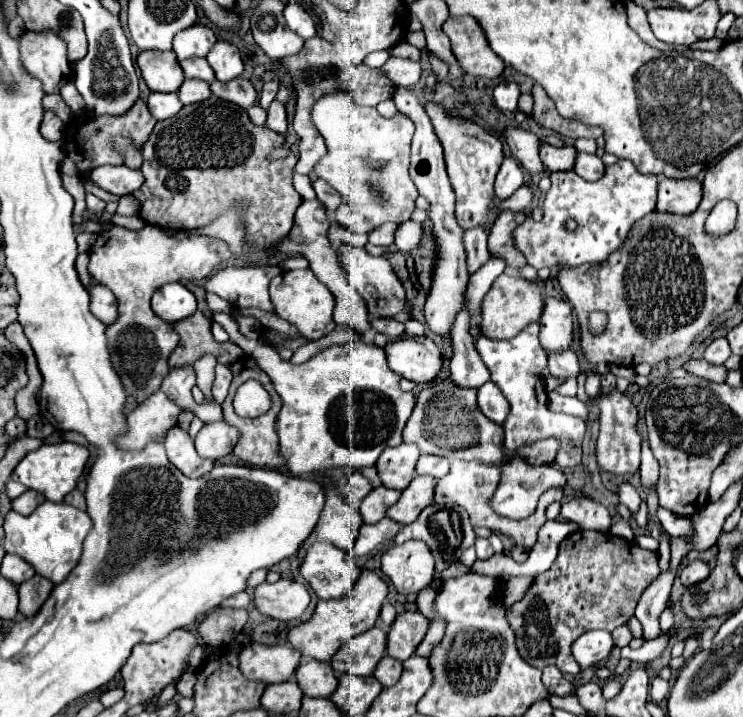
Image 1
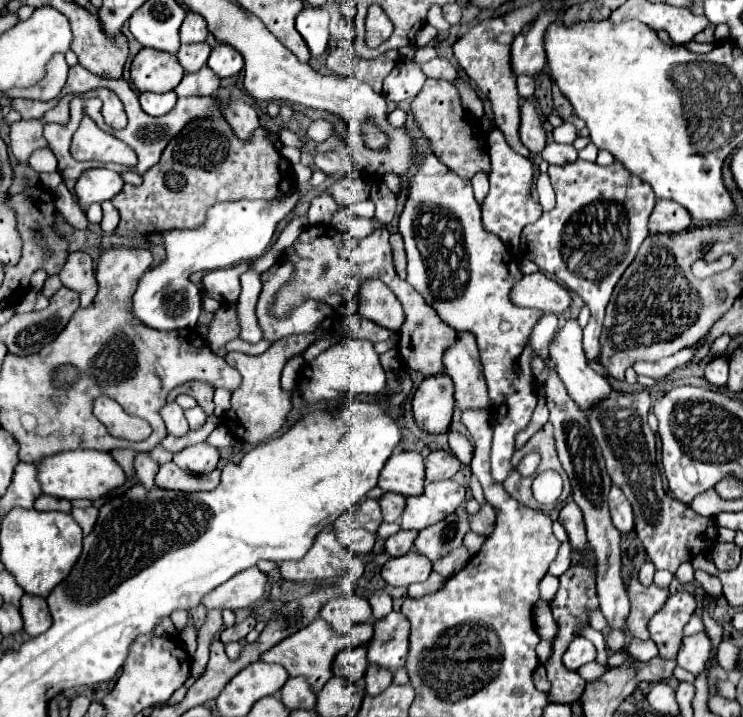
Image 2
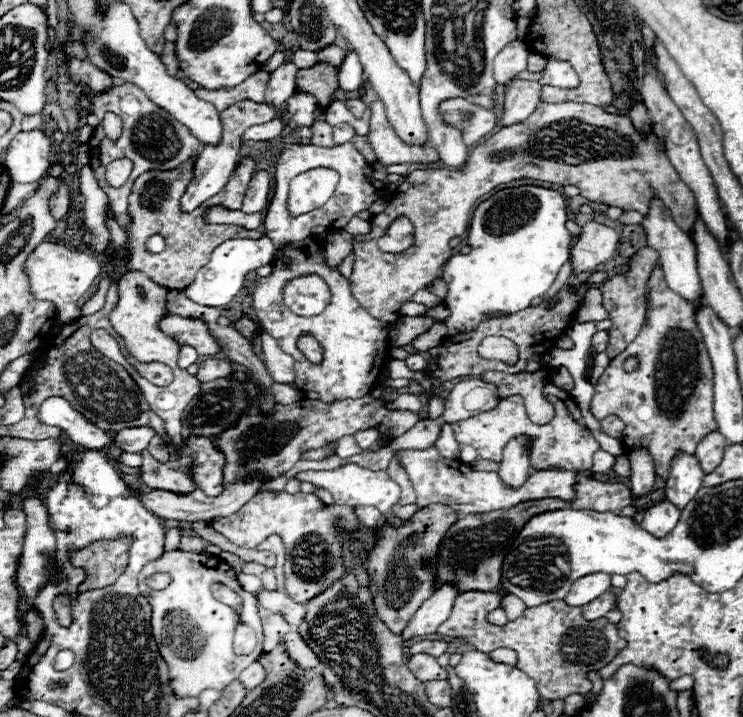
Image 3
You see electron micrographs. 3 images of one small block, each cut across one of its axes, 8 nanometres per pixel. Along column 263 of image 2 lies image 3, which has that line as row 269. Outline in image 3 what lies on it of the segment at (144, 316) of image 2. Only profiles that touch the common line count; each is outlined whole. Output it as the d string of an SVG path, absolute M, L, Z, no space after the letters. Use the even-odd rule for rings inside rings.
M266 236L260 240L250 240L250 238L226 240L214 248L214 252L210 254L210 262L198 270L194 284L190 284L190 288L186 288L182 292L186 294L186 298L190 298L192 302L202 304L202 306L214 306L214 308L226 306L240 292L240 288L250 272L270 264L274 250L276 250L276 246Z

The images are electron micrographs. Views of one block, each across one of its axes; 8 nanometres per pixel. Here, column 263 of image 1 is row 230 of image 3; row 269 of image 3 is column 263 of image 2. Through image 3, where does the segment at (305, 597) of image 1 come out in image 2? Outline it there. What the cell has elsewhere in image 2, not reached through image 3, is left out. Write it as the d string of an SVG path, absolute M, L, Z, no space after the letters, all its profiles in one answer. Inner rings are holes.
M248 568L228 582L220 584L204 598L204 606L210 608L228 608L228 610L254 610L254 606L266 596L266 574L258 568Z

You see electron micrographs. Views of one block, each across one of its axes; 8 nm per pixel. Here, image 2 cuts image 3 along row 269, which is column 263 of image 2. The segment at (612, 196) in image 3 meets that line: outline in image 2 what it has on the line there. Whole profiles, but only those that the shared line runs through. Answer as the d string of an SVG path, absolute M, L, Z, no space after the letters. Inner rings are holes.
M320 332L320 334L286 336L282 340L276 340L260 356L250 356L250 354L242 354L242 352L226 354L226 362L230 366L234 366L242 376L242 384L238 386L236 392L232 392L232 412L234 412L234 418L238 418L234 434L240 442L244 442L246 446L258 446L258 444L274 438L286 426L290 412L292 412L292 394L280 386L282 368L288 358L304 352L318 336L324 336L324 334Z

